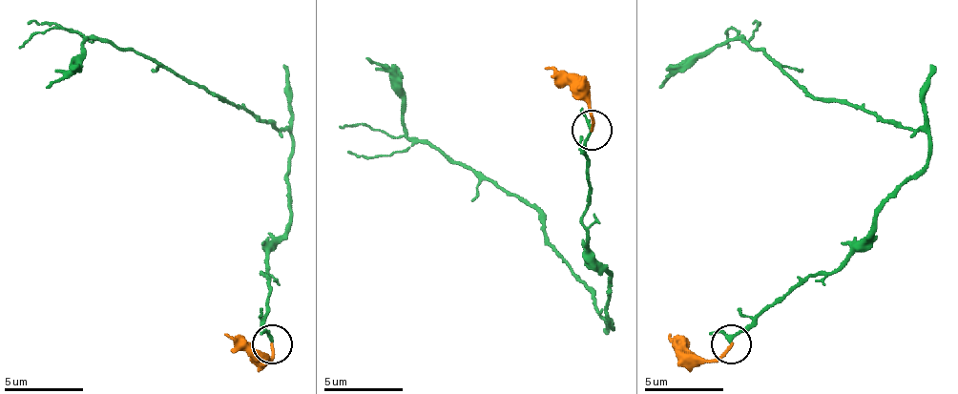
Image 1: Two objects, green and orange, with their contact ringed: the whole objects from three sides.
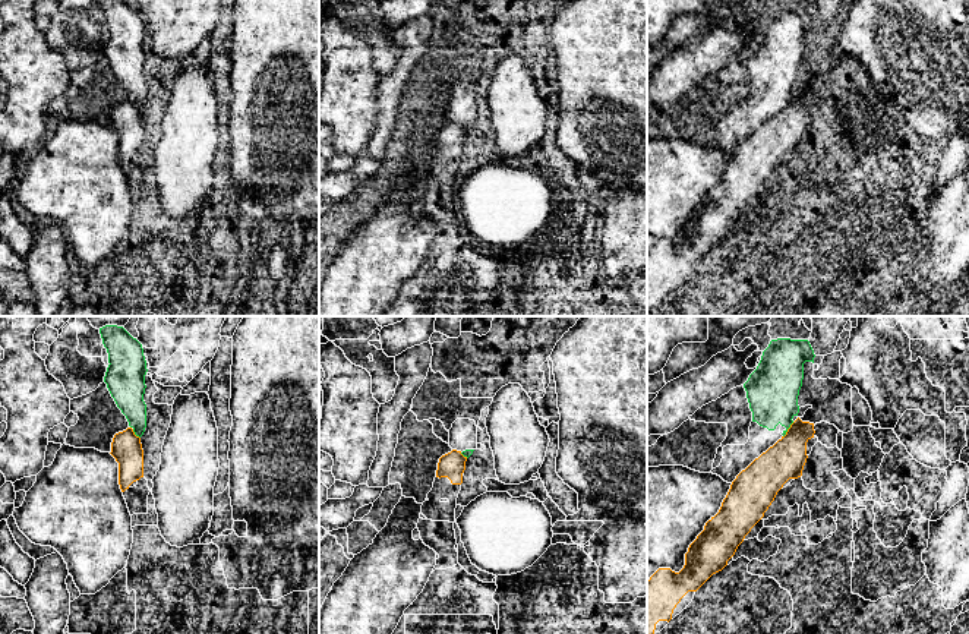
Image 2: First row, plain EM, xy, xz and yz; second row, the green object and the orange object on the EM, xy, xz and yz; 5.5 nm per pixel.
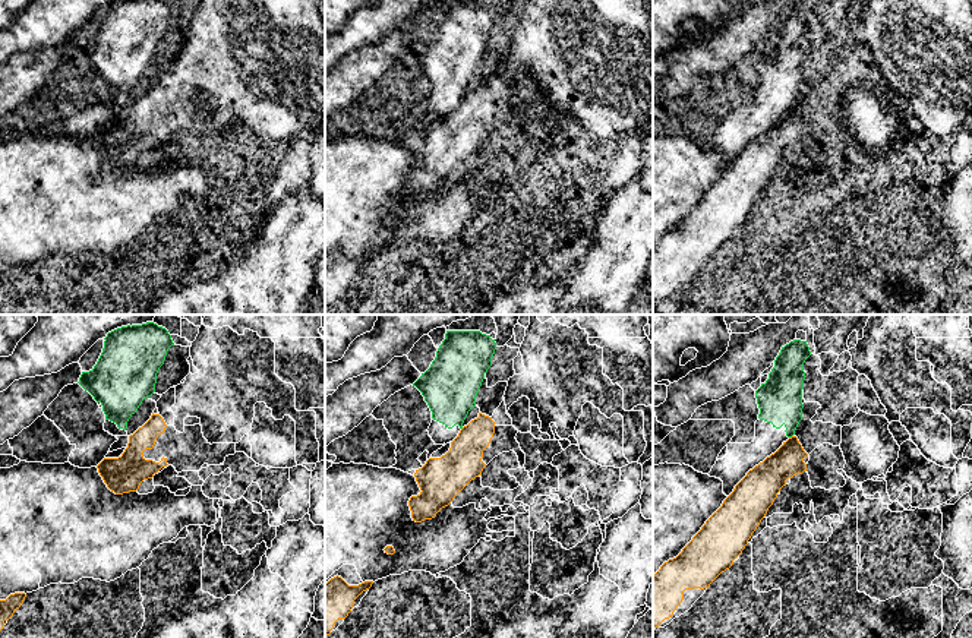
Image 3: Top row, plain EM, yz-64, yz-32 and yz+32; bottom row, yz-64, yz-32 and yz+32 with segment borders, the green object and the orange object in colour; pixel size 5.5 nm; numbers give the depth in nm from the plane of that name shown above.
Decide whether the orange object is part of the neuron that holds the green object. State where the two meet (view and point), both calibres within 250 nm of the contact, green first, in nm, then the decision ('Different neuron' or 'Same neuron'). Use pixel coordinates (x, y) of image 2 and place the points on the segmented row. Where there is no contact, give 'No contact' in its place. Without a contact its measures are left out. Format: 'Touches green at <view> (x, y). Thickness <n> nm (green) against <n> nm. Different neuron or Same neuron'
Touches green at yz (788, 428). Thickness 280 nm (green) against 220 nm. Different neuron

